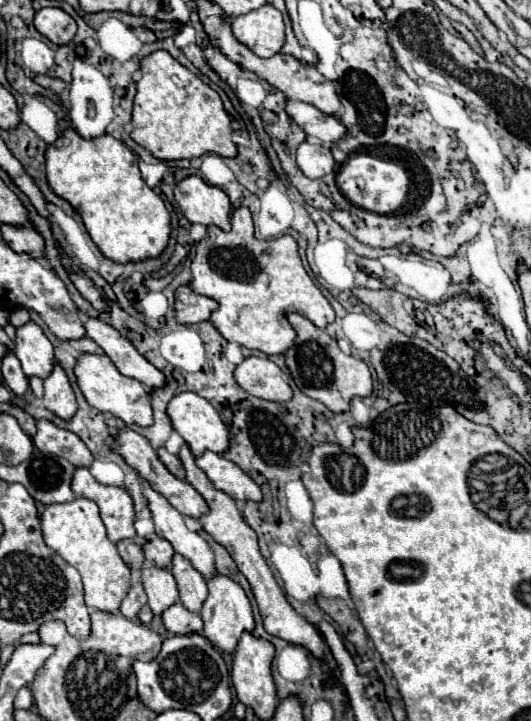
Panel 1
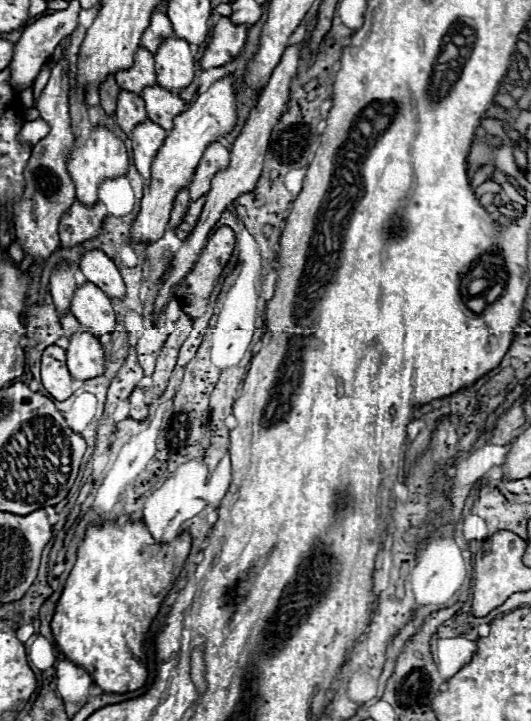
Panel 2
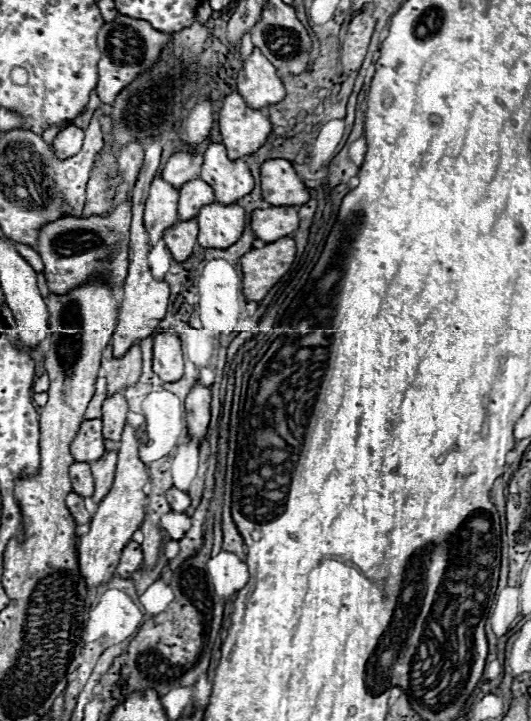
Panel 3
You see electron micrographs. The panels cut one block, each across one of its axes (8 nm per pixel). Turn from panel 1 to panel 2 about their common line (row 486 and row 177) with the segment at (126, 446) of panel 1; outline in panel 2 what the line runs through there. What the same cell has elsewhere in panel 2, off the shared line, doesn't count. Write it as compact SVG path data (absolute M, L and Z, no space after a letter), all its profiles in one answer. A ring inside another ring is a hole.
M224 76L216 80L204 94L196 98L196 102L182 112L174 120L174 128L168 132L166 142L162 144L160 152L156 154L152 162L152 180L150 186L144 190L144 198L140 204L140 214L132 226L132 238L142 242L154 242L164 236L174 196L190 186L190 180L194 178L194 168L198 168L198 160L202 158L202 152L206 150L206 144L218 142L218 138L224 138L230 134L238 122L238 80L234 76Z

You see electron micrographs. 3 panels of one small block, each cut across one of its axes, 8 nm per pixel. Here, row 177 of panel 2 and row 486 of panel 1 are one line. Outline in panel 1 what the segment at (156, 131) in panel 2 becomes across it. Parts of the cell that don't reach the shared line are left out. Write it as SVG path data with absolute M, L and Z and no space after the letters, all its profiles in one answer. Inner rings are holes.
M142 480L142 490L148 500L148 510L152 514L154 532L160 538L166 538L178 554L188 558L192 566L206 580L212 578L216 568L214 568L214 554L208 542L198 532L190 532L184 524L184 516L174 506L170 506L170 502L164 496L154 492L146 480Z

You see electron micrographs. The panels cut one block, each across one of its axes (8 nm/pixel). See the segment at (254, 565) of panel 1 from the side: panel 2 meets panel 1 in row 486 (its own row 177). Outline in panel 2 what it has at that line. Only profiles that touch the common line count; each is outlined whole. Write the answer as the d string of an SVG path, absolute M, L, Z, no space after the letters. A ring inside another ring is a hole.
M218 142L210 144L206 148L206 152L204 152L204 156L202 156L198 168L196 168L194 180L192 180L190 188L188 188L190 190L190 198L198 200L200 196L204 196L210 190L210 180L222 168L226 168L226 164L230 164L230 152L222 144L218 144Z

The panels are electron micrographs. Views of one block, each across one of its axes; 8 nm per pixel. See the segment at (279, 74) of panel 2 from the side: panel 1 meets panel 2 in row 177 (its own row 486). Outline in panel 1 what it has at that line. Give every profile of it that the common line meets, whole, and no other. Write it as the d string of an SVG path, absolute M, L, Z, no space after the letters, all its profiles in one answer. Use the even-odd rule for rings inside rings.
M204 452L200 458L196 458L196 464L206 472L214 488L226 492L234 500L262 502L260 486L246 472L242 472L242 468L226 460L222 454Z

